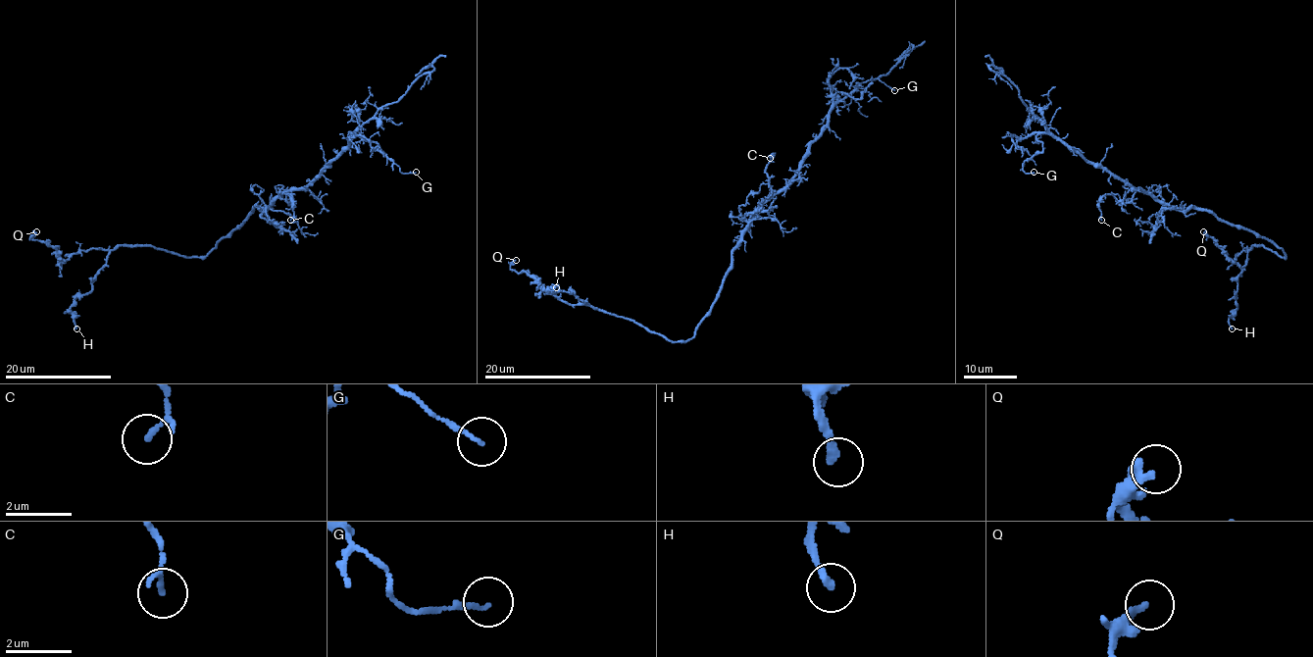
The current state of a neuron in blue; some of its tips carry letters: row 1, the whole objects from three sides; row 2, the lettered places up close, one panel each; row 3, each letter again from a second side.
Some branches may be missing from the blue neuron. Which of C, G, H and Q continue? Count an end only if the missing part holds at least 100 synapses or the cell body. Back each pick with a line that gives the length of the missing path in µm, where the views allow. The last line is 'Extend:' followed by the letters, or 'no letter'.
Extend: no letter

